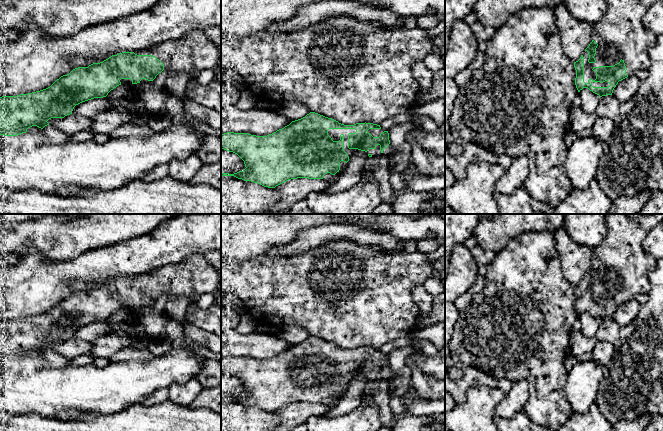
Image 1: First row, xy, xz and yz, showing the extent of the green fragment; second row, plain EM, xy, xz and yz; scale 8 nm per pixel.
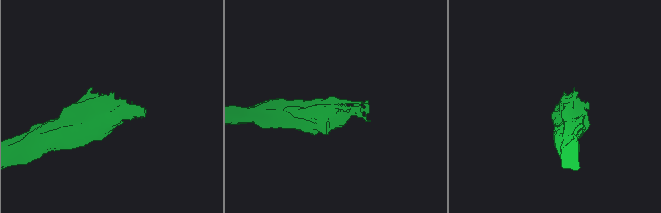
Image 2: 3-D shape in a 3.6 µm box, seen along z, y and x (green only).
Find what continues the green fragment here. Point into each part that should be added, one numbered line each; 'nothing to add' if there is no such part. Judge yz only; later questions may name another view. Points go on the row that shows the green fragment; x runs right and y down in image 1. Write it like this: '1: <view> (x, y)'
1: yz (620, 34)

